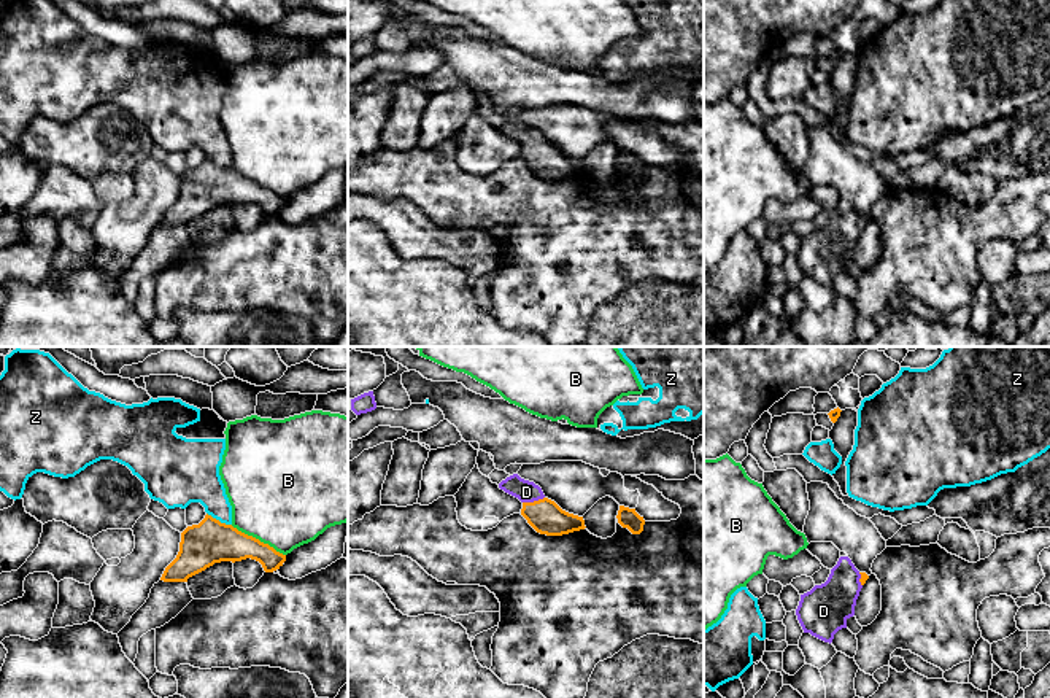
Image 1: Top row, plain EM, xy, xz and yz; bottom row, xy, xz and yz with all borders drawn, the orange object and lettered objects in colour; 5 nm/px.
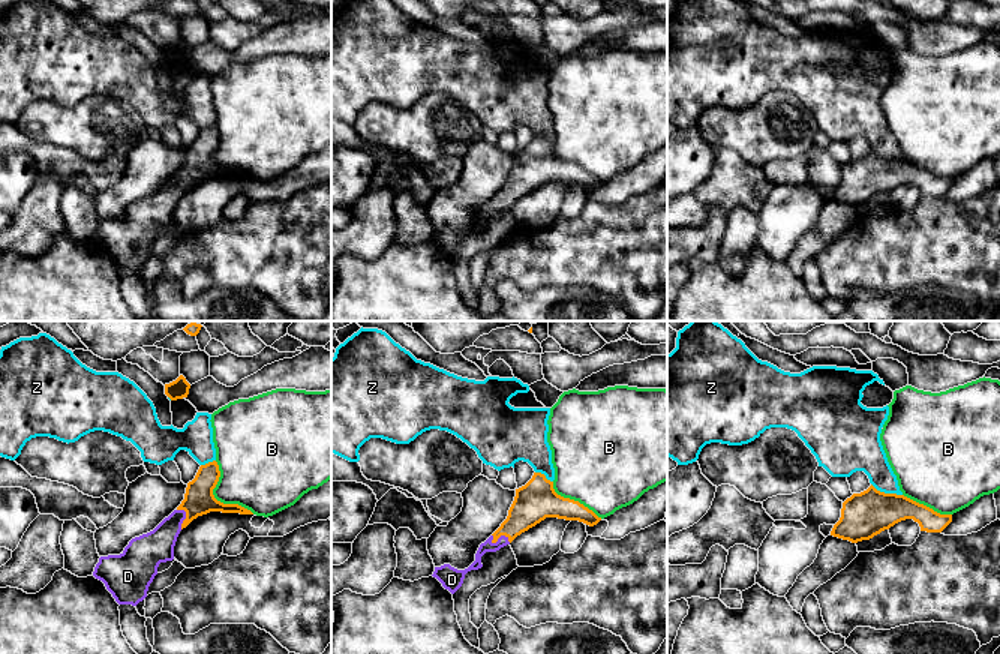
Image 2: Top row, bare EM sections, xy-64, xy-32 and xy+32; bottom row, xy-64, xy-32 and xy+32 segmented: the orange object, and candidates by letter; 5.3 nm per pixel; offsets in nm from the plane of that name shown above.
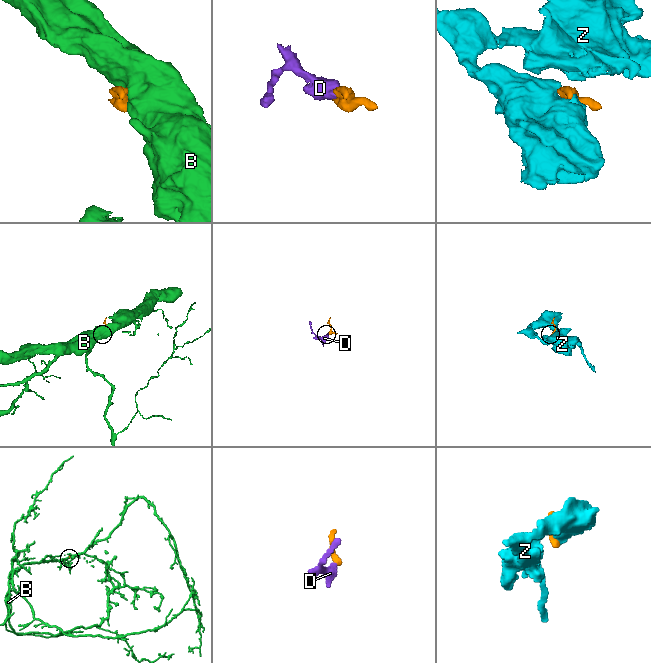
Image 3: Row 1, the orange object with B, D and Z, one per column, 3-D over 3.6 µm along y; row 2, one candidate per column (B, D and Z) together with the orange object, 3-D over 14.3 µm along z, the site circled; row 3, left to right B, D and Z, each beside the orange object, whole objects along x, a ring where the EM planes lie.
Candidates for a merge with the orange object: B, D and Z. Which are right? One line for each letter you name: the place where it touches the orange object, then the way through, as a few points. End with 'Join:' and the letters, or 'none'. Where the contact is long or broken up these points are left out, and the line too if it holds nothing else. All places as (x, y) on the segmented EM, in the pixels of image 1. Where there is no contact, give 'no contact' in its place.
D: meets orange in xz at (534, 501); runs through xz (544, 515), (534, 501), (526, 492)
Join: D

